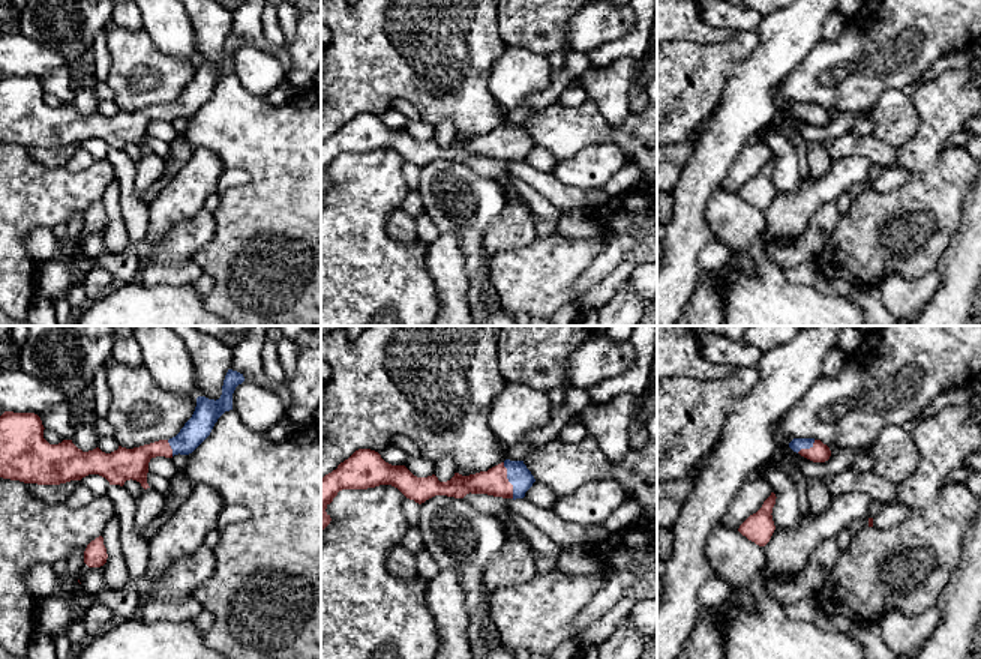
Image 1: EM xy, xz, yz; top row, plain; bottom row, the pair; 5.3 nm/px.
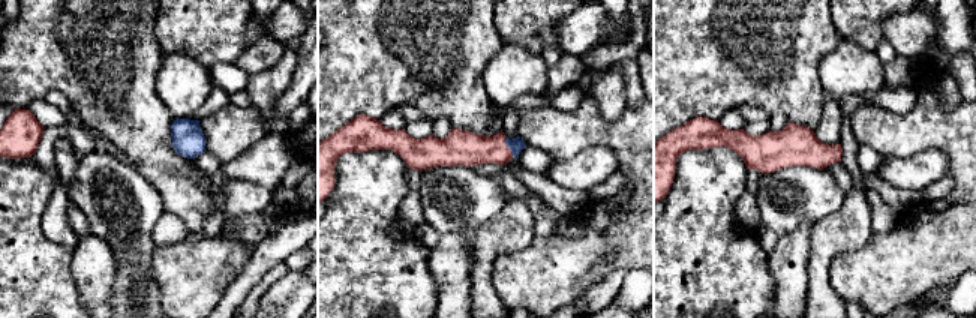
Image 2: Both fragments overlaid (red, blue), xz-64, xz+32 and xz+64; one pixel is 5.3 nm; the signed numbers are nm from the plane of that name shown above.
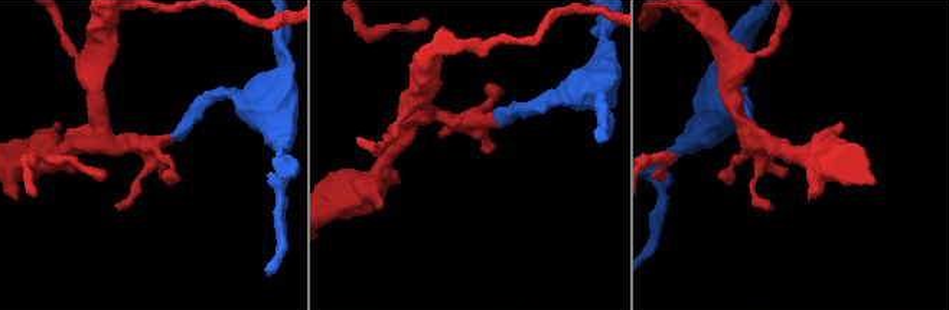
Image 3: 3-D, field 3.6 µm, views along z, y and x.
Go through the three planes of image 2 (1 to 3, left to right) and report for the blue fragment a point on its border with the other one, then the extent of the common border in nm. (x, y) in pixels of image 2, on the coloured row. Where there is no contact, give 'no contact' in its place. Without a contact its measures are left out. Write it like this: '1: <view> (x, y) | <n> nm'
1: no contact
2: xz+32 (507, 147) | 120 nm
3: no contact

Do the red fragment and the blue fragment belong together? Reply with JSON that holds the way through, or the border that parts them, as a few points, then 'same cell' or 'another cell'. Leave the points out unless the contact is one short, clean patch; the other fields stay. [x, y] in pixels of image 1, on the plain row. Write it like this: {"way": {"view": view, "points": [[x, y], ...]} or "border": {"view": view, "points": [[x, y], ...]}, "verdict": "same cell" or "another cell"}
{"way": {"view": "xz", "points": [[494, 146], [507, 144], [519, 140]]}, "verdict": "same cell"}

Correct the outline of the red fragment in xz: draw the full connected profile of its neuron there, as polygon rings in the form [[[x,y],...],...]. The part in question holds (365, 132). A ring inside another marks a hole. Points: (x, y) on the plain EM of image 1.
[[[358,113],[336,134],[321,143],[321,195],[332,182],[326,176],[342,153],[368,153],[380,149],[398,152],[406,162],[422,168],[435,159],[464,162],[466,158],[488,158],[502,162],[524,162],[536,146],[524,125],[510,125],[470,140],[454,137],[447,146],[435,138],[414,140],[405,129],[392,129],[370,113]]]

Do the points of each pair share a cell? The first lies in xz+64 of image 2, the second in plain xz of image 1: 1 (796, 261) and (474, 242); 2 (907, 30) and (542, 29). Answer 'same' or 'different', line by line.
1: different
2: different

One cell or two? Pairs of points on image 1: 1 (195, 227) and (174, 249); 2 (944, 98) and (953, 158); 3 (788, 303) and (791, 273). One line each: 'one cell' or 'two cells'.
1: one cell
2: one cell
3: two cells

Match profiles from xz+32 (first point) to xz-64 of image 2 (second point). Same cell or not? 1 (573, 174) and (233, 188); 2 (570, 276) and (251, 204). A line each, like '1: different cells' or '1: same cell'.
1: different cells
2: different cells

